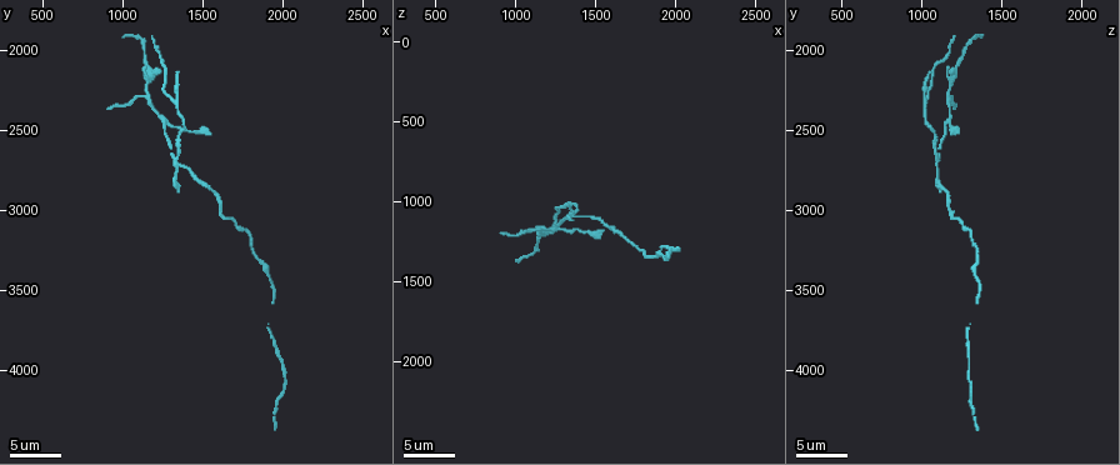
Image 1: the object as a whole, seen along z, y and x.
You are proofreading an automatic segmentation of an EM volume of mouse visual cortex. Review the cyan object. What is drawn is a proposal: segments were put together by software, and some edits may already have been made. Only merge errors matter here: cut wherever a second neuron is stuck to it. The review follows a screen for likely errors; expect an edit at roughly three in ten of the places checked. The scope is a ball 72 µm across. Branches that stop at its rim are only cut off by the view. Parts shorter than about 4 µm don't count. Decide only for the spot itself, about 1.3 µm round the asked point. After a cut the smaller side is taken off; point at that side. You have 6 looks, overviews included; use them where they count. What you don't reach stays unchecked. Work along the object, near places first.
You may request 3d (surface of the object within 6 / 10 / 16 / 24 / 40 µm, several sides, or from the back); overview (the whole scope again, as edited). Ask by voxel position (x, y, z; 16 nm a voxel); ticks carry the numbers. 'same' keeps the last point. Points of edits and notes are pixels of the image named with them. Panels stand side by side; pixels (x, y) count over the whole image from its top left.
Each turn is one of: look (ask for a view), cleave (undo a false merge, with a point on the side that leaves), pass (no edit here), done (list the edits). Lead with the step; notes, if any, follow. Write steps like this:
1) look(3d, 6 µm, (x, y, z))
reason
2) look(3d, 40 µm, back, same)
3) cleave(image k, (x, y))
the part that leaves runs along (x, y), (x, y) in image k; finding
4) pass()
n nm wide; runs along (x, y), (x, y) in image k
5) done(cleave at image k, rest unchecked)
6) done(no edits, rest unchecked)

look(3d, 10 µm, (1620, 2980, 1160))
thin neck

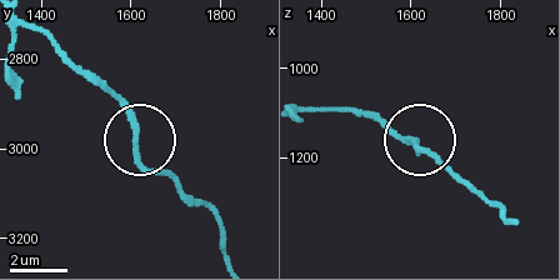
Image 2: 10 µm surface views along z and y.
look(3d, 6 µm, (1610, 2980, 1160))
zoom in

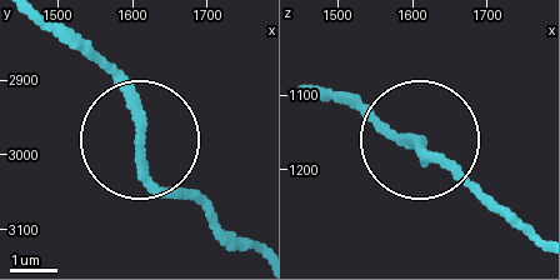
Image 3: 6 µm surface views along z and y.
pass()
200 nm wide; runs along (173, 195), (145, 164), (136, 104), (85, 48) in image 3; continuous, no second neuron

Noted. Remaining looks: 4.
look(3d, 10 µm, (1320, 2660, 1100))
a fork

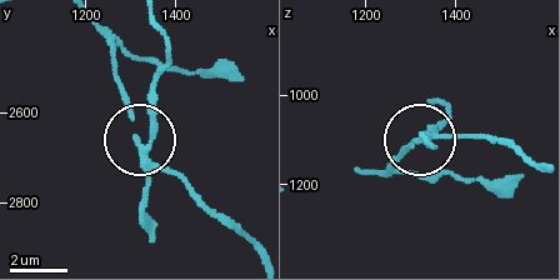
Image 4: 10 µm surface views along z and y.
cleave(image 4, (150, 116))
3 arms; the part that leaves runs along (141, 159), (149, 89), (170, 54), (160, 25) in image 4; two neurons meet here

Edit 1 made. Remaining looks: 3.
look(3d, 10 µm, (1140, 2240, 1180))
two arms in line, one across

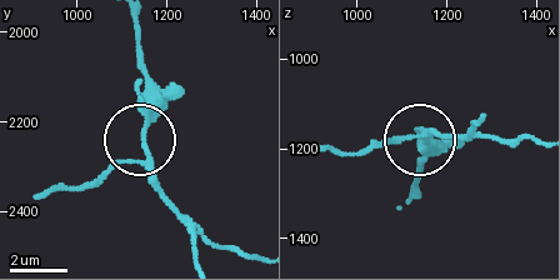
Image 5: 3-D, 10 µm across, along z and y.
cleave(image 5, (141, 68))
the part that leaves runs along (150, 103), (136, 26) in image 5; a second neuron is stuck on

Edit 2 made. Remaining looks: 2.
done(cleave at image 4, cleave at image 5, rest unchecked)

